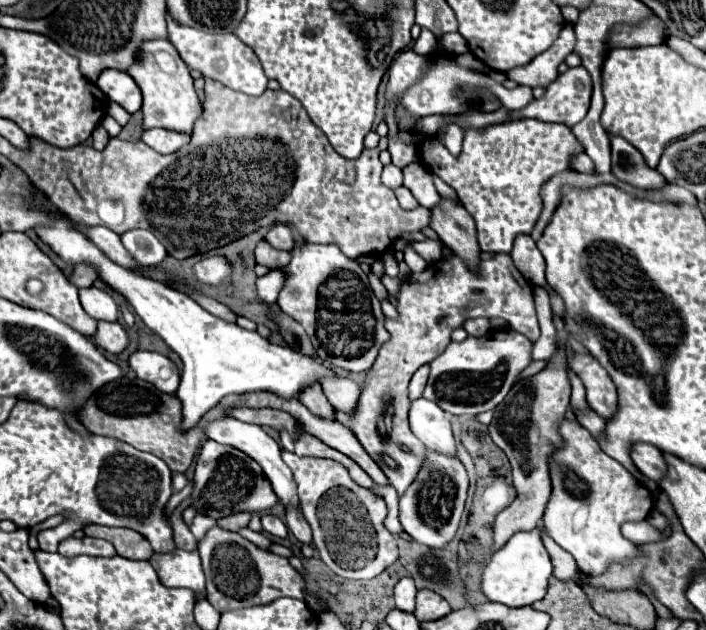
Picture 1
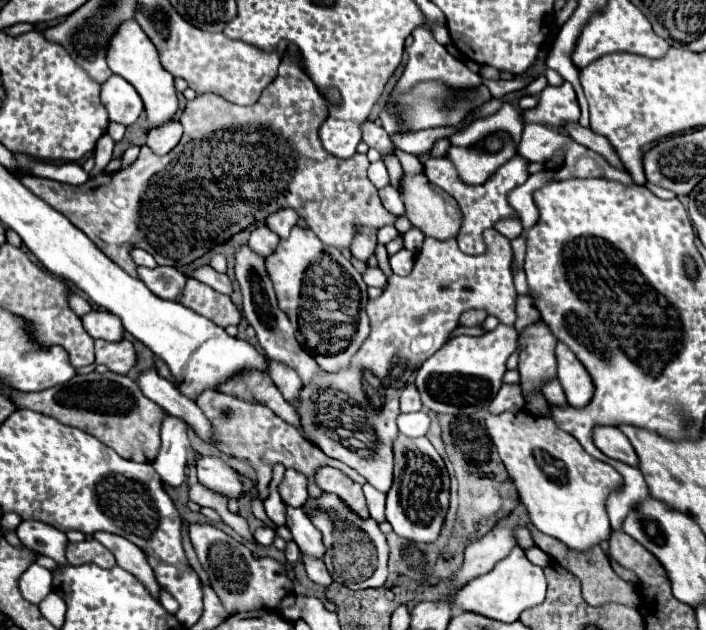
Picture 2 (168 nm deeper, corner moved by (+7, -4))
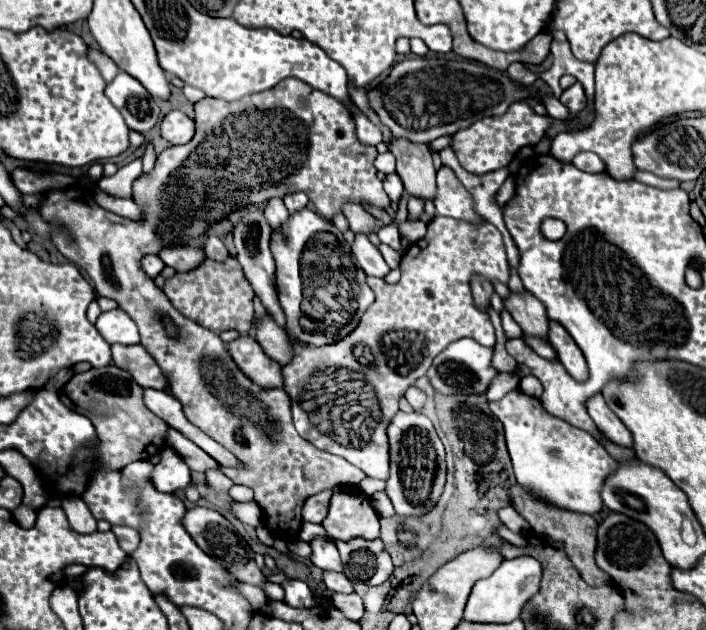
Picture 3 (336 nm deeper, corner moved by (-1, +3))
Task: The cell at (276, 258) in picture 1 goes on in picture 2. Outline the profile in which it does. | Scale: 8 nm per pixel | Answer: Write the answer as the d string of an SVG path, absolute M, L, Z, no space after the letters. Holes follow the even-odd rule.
M259 225L251 231L251 239L249 239L249 247L261 255L261 257L269 257L275 249L277 249L277 235L273 235L273 231L269 231L269 227Z

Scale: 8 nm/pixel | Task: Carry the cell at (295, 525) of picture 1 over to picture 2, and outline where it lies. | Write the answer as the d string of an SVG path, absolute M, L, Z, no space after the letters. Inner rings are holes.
M303 555L303 565L305 565L307 575L309 575L311 581L315 581L315 583L319 583L319 585L323 585L323 587L331 583L331 575L329 575L329 571L325 569L325 563L323 563L321 559L311 557L311 555Z

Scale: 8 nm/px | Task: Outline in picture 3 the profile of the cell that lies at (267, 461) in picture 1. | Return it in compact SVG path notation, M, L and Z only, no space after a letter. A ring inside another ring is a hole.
M313 540L311 542L311 548L313 548L313 556L311 556L311 562L315 566L319 566L321 570L331 570L331 572L343 572L343 562L339 558L339 552L337 552L337 546L333 542L327 542L327 540Z

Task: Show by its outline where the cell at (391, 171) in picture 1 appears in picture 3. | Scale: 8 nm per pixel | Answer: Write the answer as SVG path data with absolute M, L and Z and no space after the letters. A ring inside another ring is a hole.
M385 152L385 154L377 154L375 158L375 168L383 174L391 174L395 172L395 160L393 160L393 154L391 152Z

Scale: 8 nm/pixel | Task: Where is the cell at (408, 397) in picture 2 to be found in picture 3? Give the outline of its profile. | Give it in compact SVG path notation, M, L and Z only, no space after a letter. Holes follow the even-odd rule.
M413 386L405 392L405 398L407 398L407 402L411 404L411 408L415 412L419 412L423 408L423 404L425 404L425 394L419 388L413 388Z

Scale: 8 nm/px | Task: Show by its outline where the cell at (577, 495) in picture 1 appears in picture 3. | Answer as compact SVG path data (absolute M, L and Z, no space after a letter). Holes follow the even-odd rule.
M521 388L507 392L501 400L489 402L489 410L503 424L515 478L529 494L571 512L597 514L601 510L599 490L603 478L609 476L617 464L591 434L549 414L537 398L527 396Z

